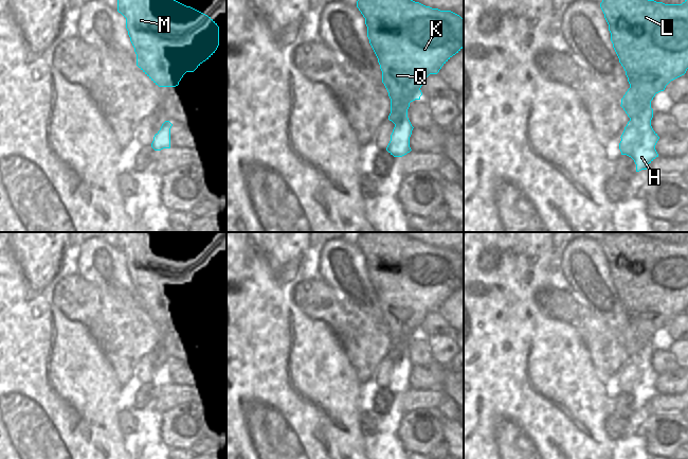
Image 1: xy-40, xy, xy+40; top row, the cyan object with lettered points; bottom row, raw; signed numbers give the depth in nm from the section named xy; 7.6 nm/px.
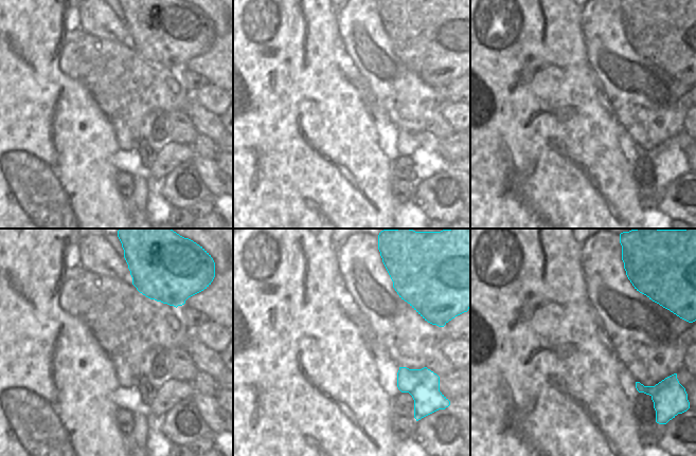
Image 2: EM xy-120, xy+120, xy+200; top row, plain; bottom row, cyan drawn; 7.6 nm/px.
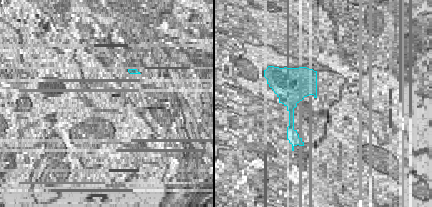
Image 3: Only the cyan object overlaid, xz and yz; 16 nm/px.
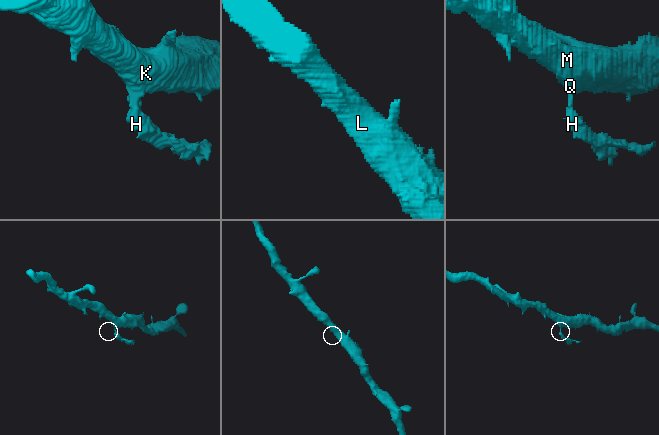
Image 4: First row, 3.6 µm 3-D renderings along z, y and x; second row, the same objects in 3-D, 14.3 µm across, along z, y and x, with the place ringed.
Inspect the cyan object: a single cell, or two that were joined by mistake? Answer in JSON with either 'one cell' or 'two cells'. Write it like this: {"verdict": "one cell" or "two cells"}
{"verdict": "two cells"}

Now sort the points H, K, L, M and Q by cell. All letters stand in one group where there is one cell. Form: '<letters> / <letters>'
H / K L M Q

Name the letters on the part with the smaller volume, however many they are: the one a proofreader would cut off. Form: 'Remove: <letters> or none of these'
Remove: H

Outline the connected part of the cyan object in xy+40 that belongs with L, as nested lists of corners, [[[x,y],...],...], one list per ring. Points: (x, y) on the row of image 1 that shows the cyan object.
[[[602,0],[600,7],[630,84],[620,106],[632,120],[651,108],[655,94],[688,69],[688,0],[682,4],[654,0]]]

